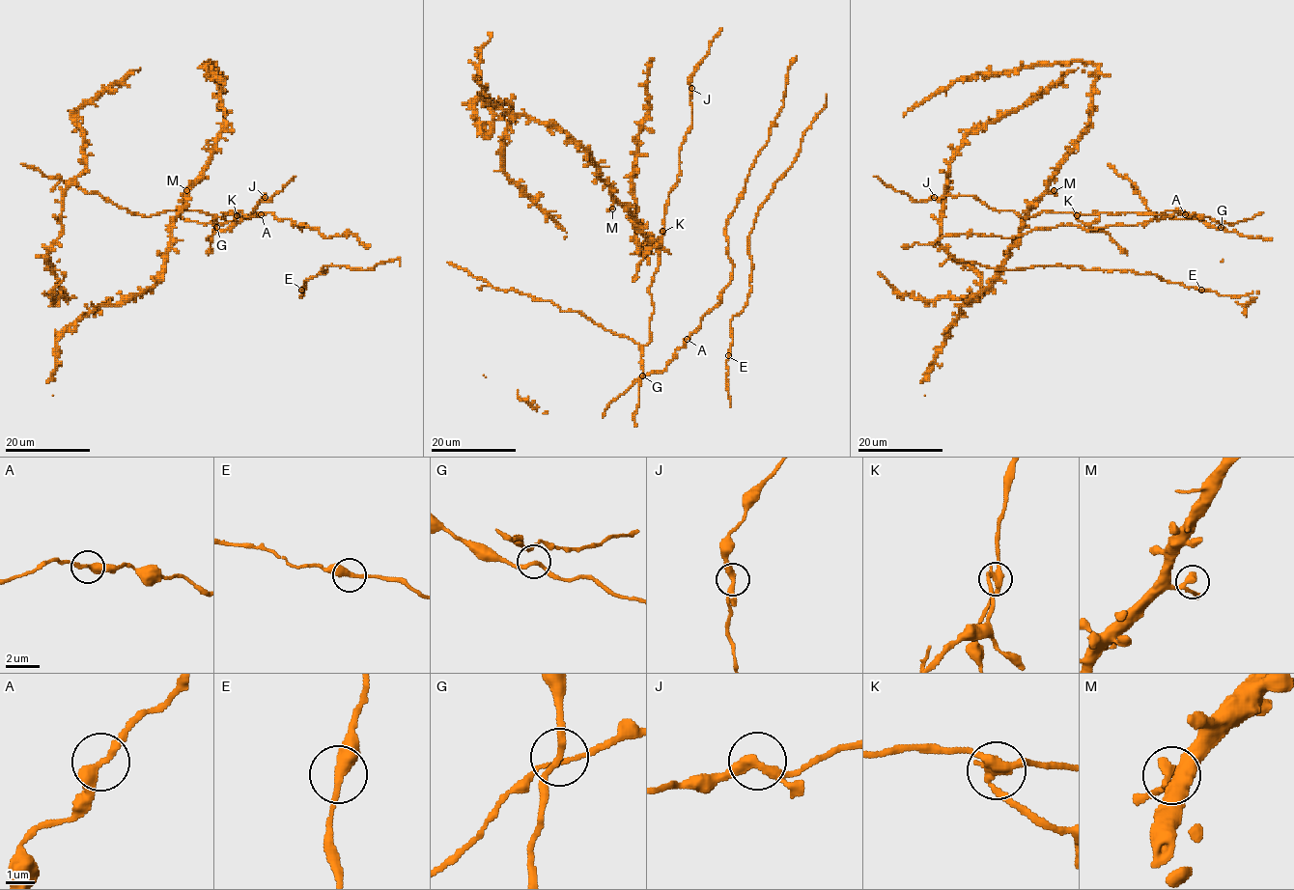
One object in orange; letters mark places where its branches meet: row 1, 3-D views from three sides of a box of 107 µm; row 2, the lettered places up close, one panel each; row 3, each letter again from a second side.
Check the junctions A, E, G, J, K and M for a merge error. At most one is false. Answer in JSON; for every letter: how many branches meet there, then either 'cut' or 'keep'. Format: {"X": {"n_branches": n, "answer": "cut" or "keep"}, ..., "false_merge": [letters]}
{"A": {"n_branches": 2, "answer": "keep"}, "E": {"n_branches": 2, "answer": "keep"}, "G": {"n_branches": 3, "answer": "keep"}, "J": {"n_branches": 3, "answer": "keep"}, "K": {"n_branches": 3, "answer": "cut"}, "M": {"n_branches": 2, "answer": "keep"}, "false_merge": ["K"]}

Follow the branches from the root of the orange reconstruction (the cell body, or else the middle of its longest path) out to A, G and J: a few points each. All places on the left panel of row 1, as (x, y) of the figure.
A: (233, 215), (218, 216), (216, 228), (216, 223), (261, 214)
G: (233, 215), (223, 213), (228, 214), (223, 218), (218, 216), (216, 227)
J: (233, 215), (241, 210), (251, 217), (254, 214), (252, 209), (265, 197)

